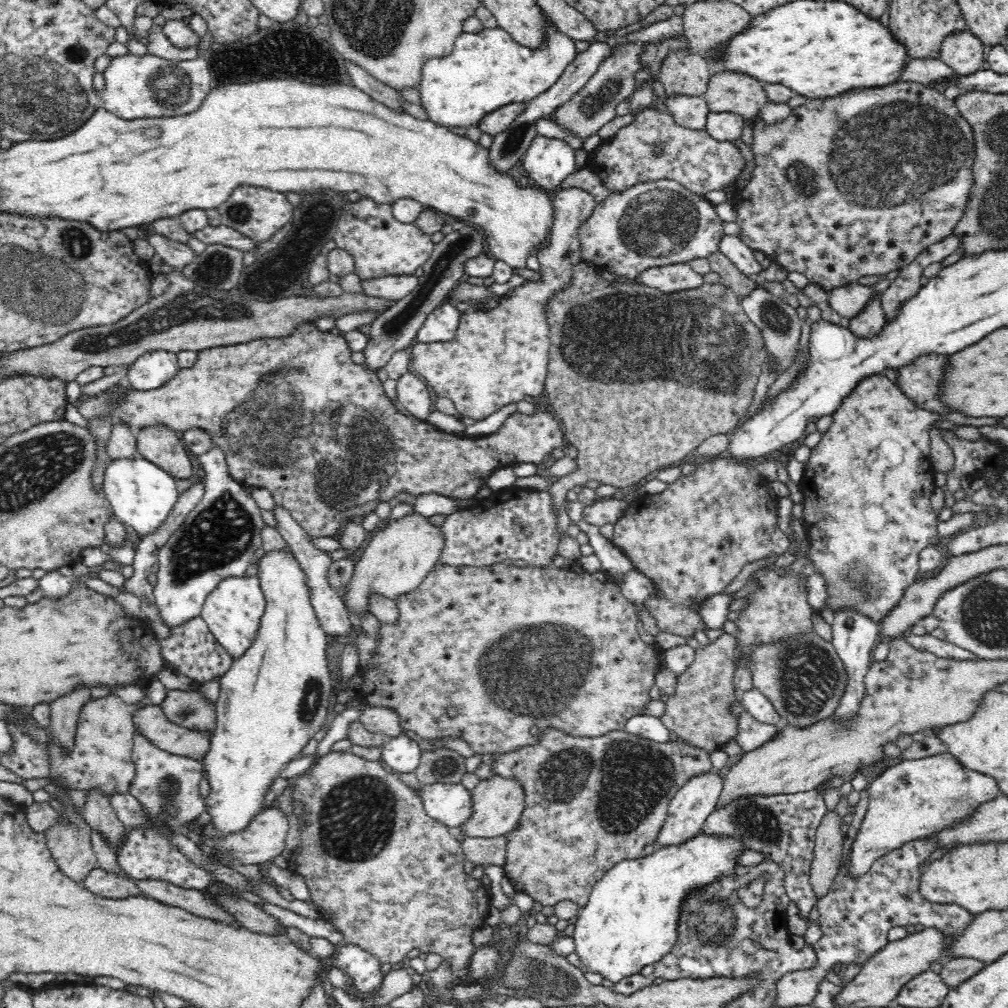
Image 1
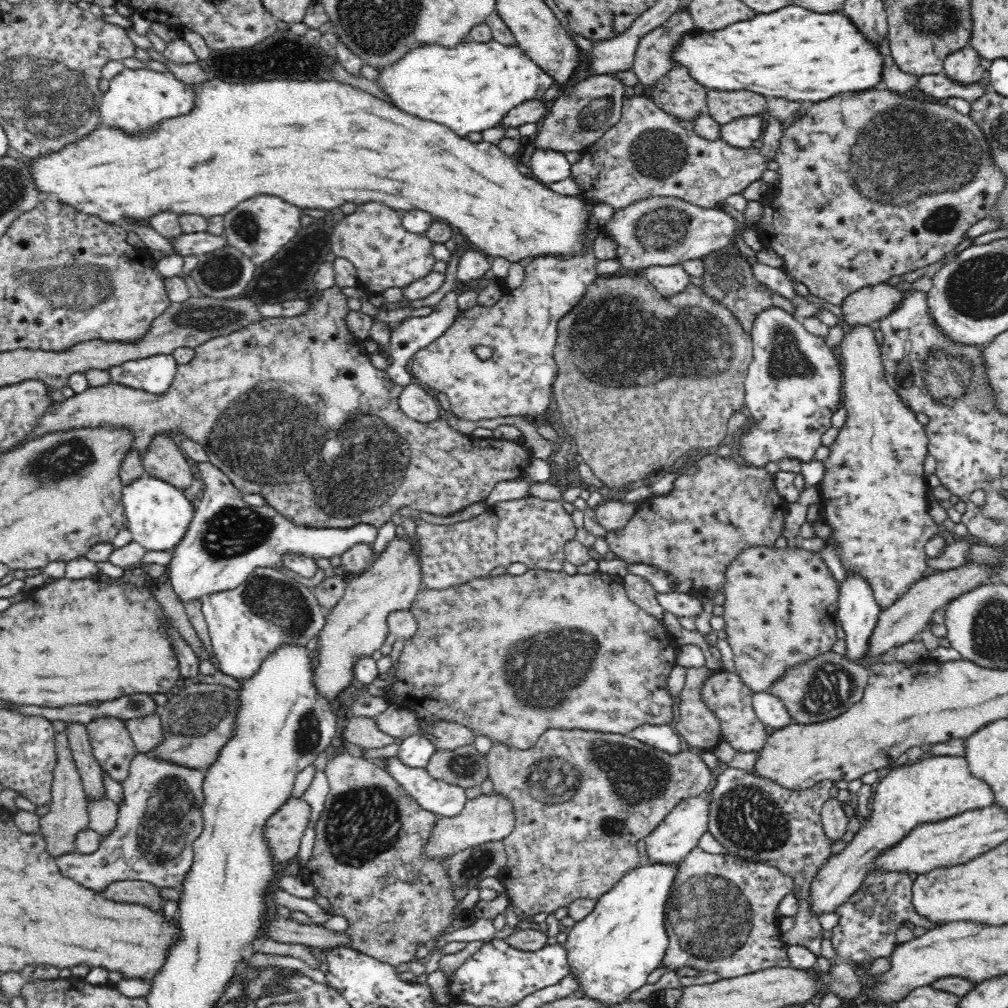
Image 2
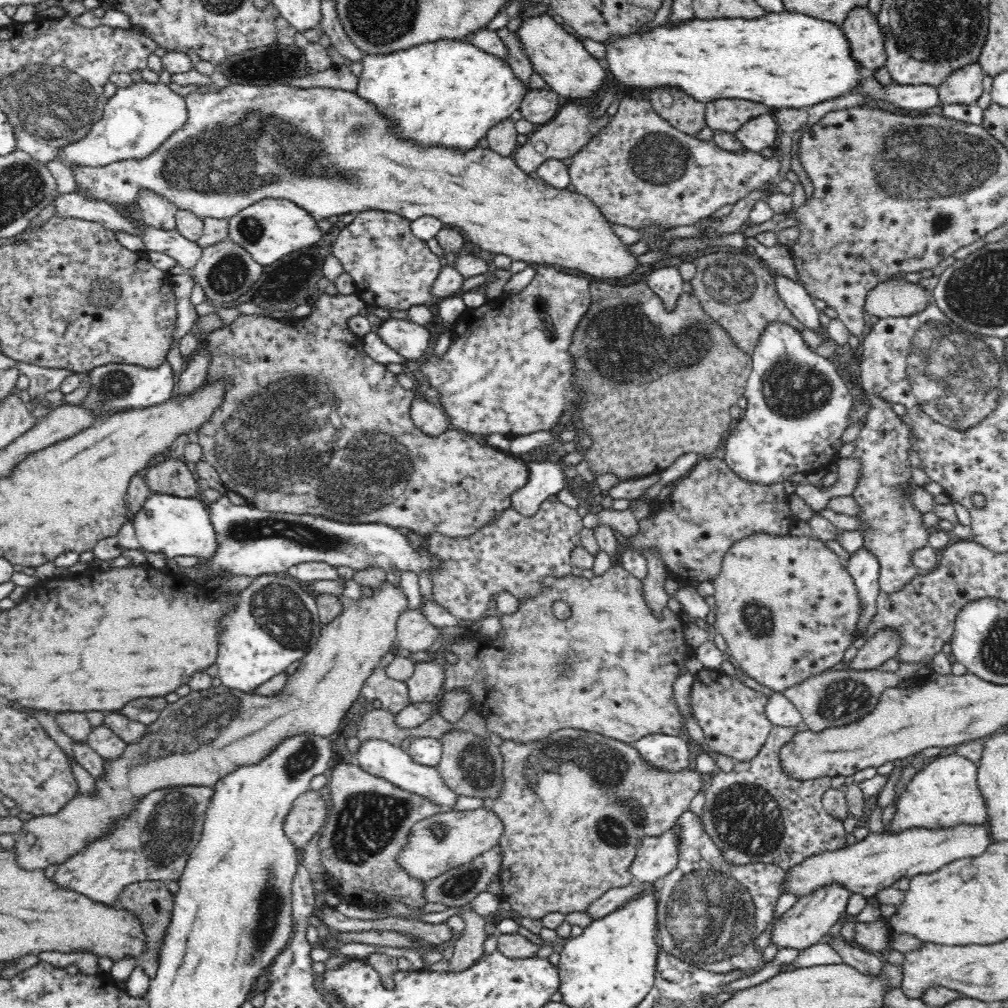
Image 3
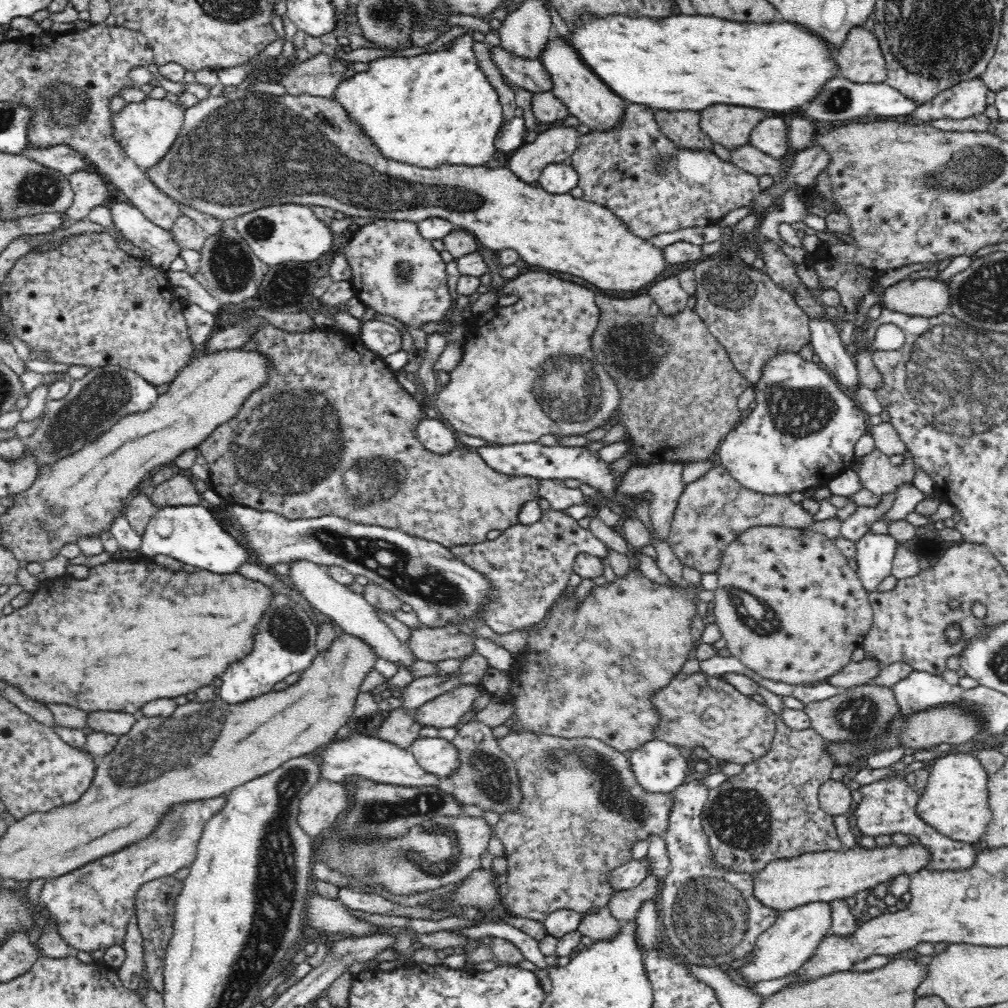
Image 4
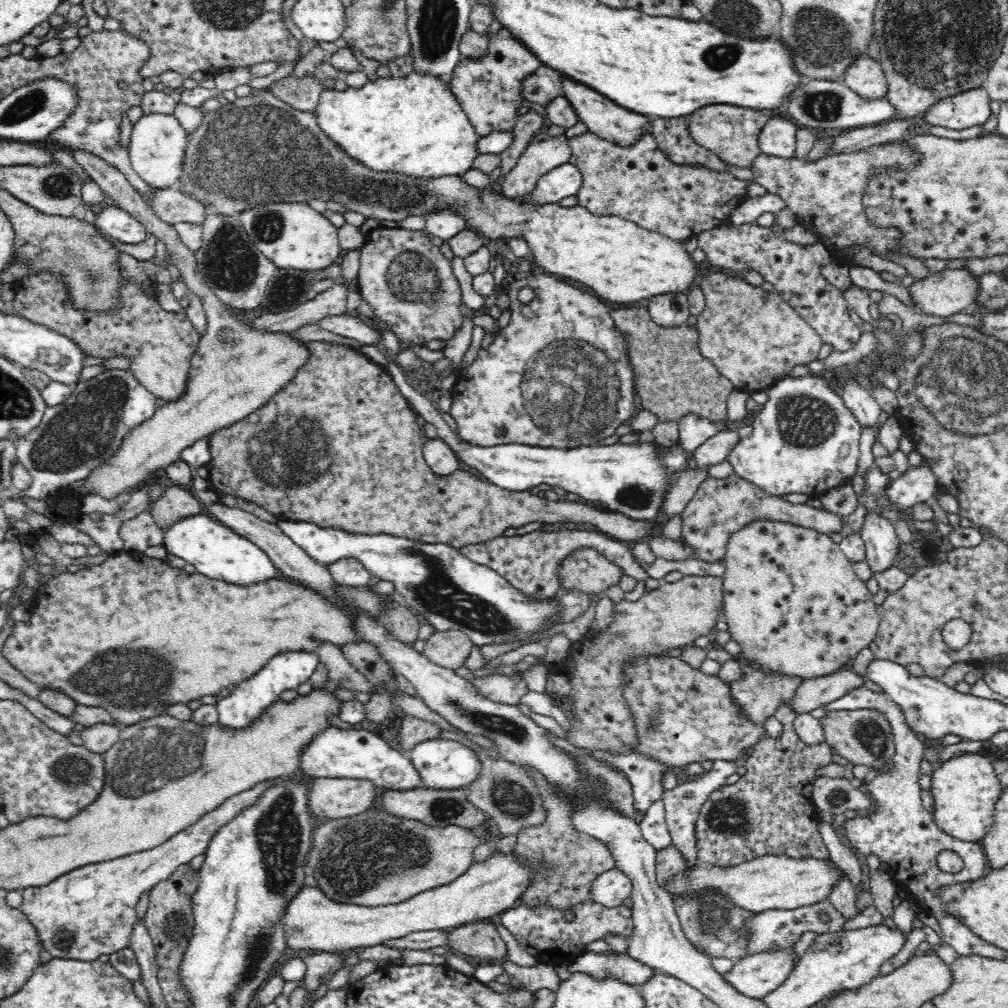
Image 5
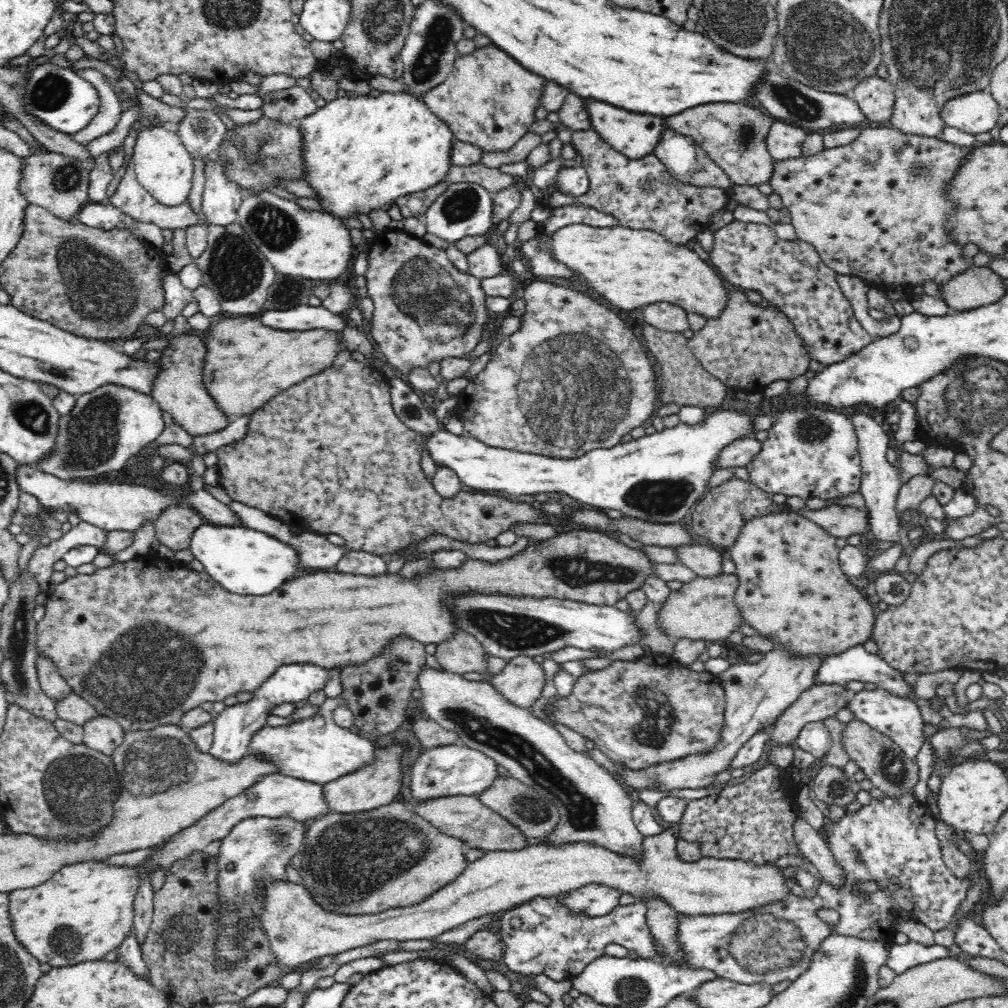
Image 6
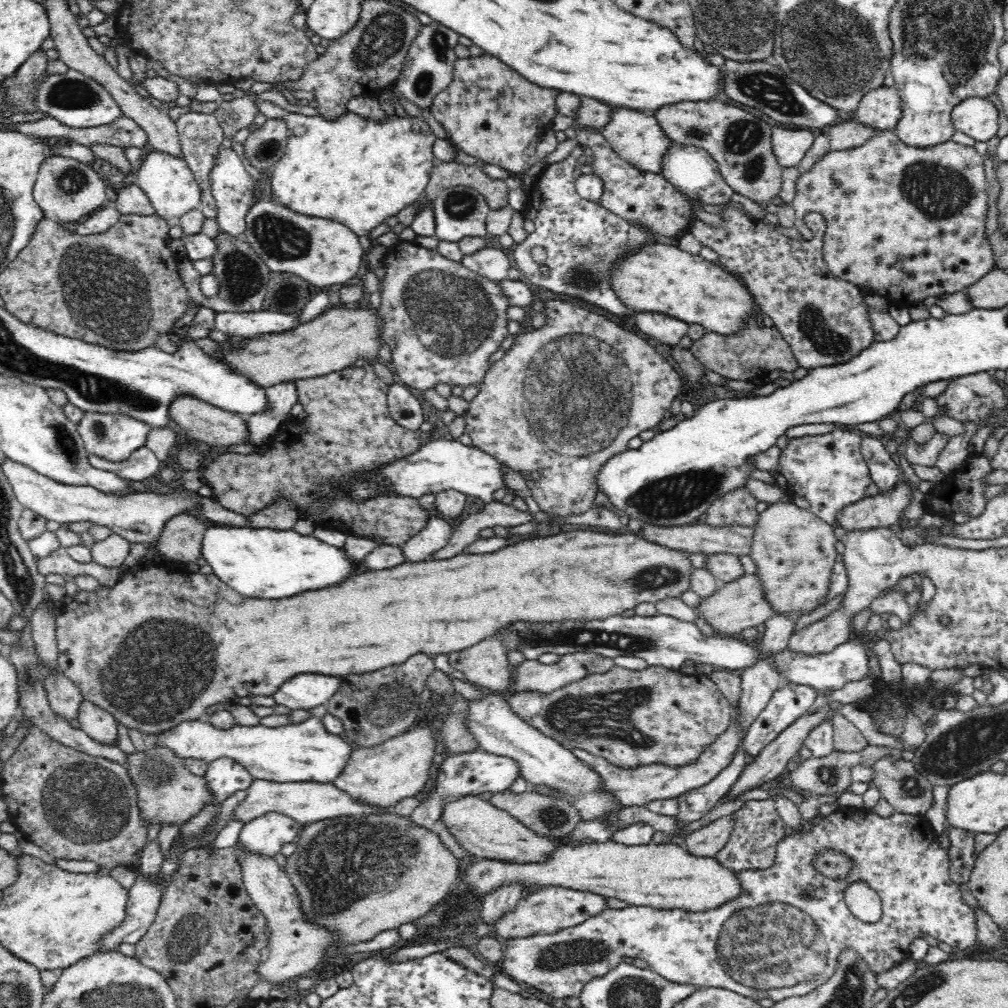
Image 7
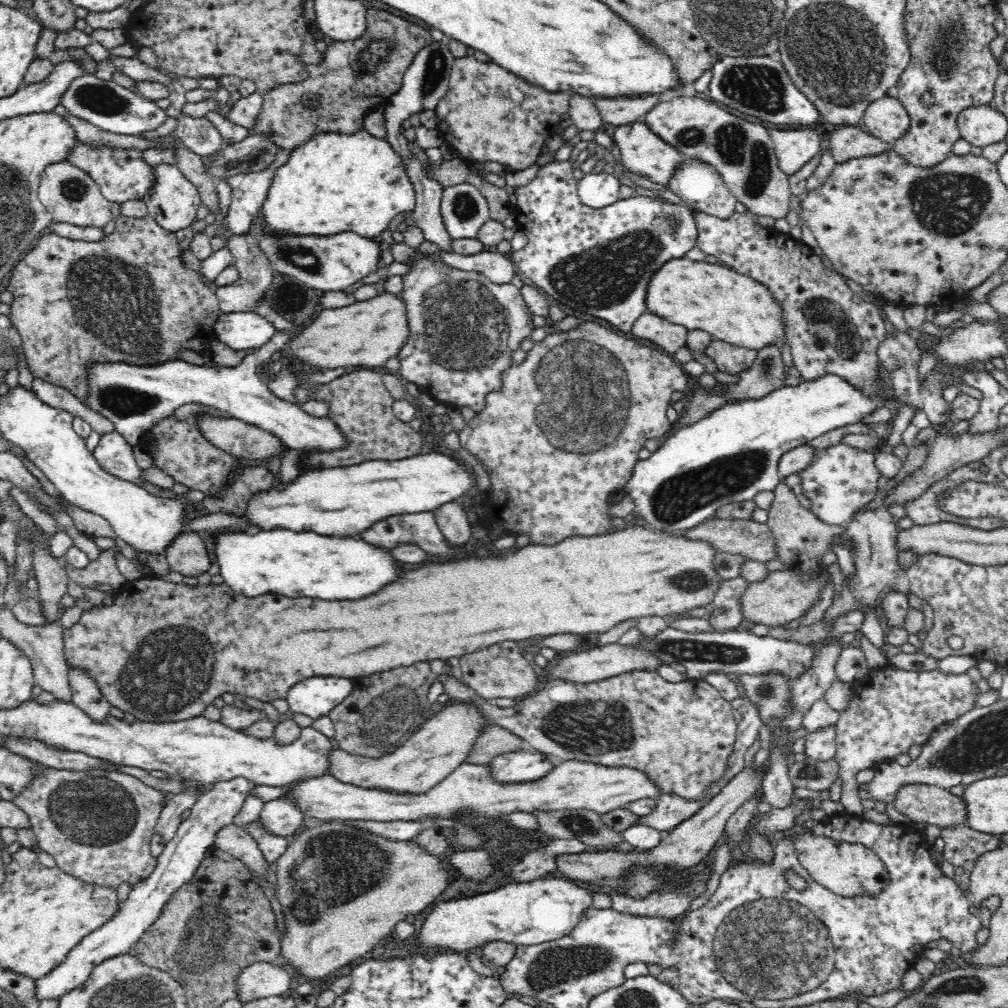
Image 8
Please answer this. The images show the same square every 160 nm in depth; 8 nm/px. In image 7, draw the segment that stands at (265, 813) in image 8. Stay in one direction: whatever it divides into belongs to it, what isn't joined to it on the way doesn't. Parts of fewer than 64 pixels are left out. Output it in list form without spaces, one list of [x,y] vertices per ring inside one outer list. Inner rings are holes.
[[[266,812],[247,822],[242,828],[239,842],[243,848],[259,854],[274,856],[288,842],[295,842],[304,824],[279,812]]]

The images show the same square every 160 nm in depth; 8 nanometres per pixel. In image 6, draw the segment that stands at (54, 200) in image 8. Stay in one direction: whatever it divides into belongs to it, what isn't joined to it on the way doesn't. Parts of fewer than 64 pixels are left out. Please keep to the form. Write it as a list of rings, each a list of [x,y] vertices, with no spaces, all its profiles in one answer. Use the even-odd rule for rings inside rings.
[[[48,150],[34,153],[25,160],[21,191],[30,204],[45,208],[61,220],[70,221],[82,211],[82,208],[92,202],[88,194],[90,173],[89,163],[82,162],[80,158],[64,156]]]

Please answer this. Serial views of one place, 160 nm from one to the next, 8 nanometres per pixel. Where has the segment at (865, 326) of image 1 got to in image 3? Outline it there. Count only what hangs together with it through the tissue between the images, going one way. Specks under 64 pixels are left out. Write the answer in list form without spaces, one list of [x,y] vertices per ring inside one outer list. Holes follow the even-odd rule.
[[[870,393],[867,396],[873,407],[866,414],[866,424],[855,441],[856,453],[852,456],[862,461],[864,478],[856,486],[852,497],[860,504],[862,522],[868,524],[869,528],[861,530],[864,535],[863,545],[880,561],[880,590],[890,594],[902,590],[920,573],[912,565],[911,553],[928,546],[930,532],[928,527],[922,525],[920,512],[912,507],[911,498],[899,496],[899,485],[912,481],[908,450],[913,442],[909,438],[909,427],[892,412],[890,403]]]

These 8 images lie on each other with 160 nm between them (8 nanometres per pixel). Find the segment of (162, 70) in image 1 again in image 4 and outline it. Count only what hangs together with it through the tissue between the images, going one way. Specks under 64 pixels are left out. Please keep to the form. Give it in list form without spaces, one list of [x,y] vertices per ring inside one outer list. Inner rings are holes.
[[[146,96],[143,102],[127,104],[120,114],[113,114],[113,135],[133,162],[147,172],[170,150],[180,134],[184,119],[184,111],[170,100]],[[28,142],[18,155],[24,155],[26,159],[65,175],[72,174],[78,170],[86,170],[90,166],[90,161],[84,155],[66,145],[38,148]]]

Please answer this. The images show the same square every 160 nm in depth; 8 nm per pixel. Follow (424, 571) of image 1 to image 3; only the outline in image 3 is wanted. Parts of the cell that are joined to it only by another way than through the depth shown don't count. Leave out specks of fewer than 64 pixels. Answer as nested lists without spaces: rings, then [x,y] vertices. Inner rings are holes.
[[[386,583],[381,589],[368,591],[361,600],[349,601],[349,603],[345,603],[343,611],[333,621],[330,621],[327,625],[321,627],[321,635],[318,637],[318,640],[315,641],[314,646],[310,649],[310,652],[306,654],[304,658],[301,658],[300,662],[296,666],[296,671],[287,678],[284,688],[278,695],[260,696],[255,693],[232,691],[225,688],[225,686],[221,684],[220,686],[216,686],[216,688],[208,688],[208,690],[204,690],[204,692],[191,692],[188,696],[181,697],[180,700],[170,703],[161,712],[158,720],[155,720],[148,725],[148,732],[146,732],[146,734],[142,734],[142,736],[140,736],[138,740],[134,740],[134,742],[127,742],[124,752],[122,752],[118,758],[114,760],[105,760],[104,774],[96,777],[94,780],[94,787],[96,787],[94,794],[82,794],[81,792],[78,792],[74,798],[70,800],[68,804],[66,804],[66,806],[62,807],[60,812],[56,812],[56,814],[34,816],[22,824],[20,832],[16,833],[16,836],[14,836],[15,844],[12,849],[12,851],[14,851],[14,861],[18,863],[18,867],[28,869],[28,871],[44,871],[46,868],[51,867],[52,865],[56,865],[57,868],[58,865],[61,865],[68,859],[71,859],[74,855],[82,852],[85,848],[90,847],[91,844],[95,843],[98,839],[107,837],[120,821],[125,821],[128,817],[131,817],[135,813],[137,804],[152,791],[157,791],[168,787],[180,788],[187,786],[214,788],[215,784],[222,777],[233,773],[238,767],[258,764],[261,760],[264,760],[264,758],[270,756],[270,753],[274,752],[274,749],[282,741],[285,741],[290,737],[297,737],[298,735],[329,737],[331,734],[336,734],[340,728],[342,718],[346,716],[346,712],[350,710],[352,704],[354,704],[359,696],[361,696],[361,690],[364,682],[366,682],[366,679],[369,676],[372,676],[373,670],[378,668],[378,664],[380,664],[380,658],[382,658],[384,654],[388,654],[390,651],[390,646],[392,646],[392,644],[397,640],[397,620],[398,617],[407,610],[407,608],[408,602],[404,597],[404,592],[402,589],[389,583]]]

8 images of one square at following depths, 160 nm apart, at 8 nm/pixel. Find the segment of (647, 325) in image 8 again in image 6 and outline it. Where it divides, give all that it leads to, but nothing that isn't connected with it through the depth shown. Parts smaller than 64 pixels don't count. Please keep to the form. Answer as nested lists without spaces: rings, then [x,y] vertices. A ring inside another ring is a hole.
[[[666,302],[646,305],[642,310],[642,318],[645,323],[661,331],[682,333],[689,328],[686,311]]]

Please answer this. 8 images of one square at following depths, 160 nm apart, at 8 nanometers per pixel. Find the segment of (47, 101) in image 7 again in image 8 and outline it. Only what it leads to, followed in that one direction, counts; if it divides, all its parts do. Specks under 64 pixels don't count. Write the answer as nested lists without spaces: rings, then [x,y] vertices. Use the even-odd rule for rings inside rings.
[[[90,73],[72,82],[72,86],[68,87],[62,95],[61,103],[68,109],[68,115],[79,116],[102,130],[114,134],[126,134],[126,136],[143,136],[145,132],[156,130],[170,118],[166,110],[158,107],[154,101],[112,80],[99,80]]]

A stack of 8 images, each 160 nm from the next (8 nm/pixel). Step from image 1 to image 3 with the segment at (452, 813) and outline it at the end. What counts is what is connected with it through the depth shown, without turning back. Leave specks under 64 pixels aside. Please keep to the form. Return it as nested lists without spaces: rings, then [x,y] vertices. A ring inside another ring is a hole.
[[[364,740],[357,751],[352,752],[352,757],[356,758],[358,766],[362,767],[364,771],[374,776],[382,777],[384,780],[404,790],[414,792],[414,794],[421,794],[432,802],[439,804],[439,806],[450,809],[452,804],[456,802],[458,796],[452,789],[448,788],[448,785],[437,771],[437,767],[414,762],[407,750],[403,750],[401,746],[390,744],[387,740]]]

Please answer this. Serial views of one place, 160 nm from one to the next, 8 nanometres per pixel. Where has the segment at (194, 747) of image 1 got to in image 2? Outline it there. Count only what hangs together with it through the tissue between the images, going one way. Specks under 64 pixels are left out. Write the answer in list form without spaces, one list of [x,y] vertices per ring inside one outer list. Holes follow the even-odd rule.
[[[148,715],[144,718],[124,721],[130,738],[140,753],[148,753],[156,744],[162,742],[162,725],[159,715]]]

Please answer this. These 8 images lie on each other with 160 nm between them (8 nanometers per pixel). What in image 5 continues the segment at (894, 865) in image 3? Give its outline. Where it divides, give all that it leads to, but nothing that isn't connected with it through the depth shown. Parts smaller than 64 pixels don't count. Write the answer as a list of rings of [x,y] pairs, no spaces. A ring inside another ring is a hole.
[[[764,855],[732,866],[711,864],[702,867],[696,864],[670,876],[663,888],[681,900],[715,894],[724,897],[741,910],[758,914],[770,910],[795,910],[823,902],[833,892],[832,888],[838,882],[838,878],[838,869],[826,865],[823,859]]]

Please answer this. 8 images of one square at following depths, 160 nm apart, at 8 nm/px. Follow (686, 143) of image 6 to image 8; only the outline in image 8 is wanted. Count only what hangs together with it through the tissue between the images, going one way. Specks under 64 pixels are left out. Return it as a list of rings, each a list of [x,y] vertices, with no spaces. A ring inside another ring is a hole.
[[[696,159],[686,160],[675,170],[669,182],[669,189],[690,207],[694,213],[708,214],[721,220],[728,220],[735,214],[736,197],[728,190],[720,173],[708,163]]]

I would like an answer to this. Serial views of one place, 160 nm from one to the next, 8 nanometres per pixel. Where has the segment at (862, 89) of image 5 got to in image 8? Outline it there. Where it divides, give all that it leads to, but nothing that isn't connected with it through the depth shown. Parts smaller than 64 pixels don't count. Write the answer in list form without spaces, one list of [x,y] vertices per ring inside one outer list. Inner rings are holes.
[[[883,96],[868,105],[861,125],[870,135],[894,144],[902,138],[911,125],[911,116],[900,99]]]

